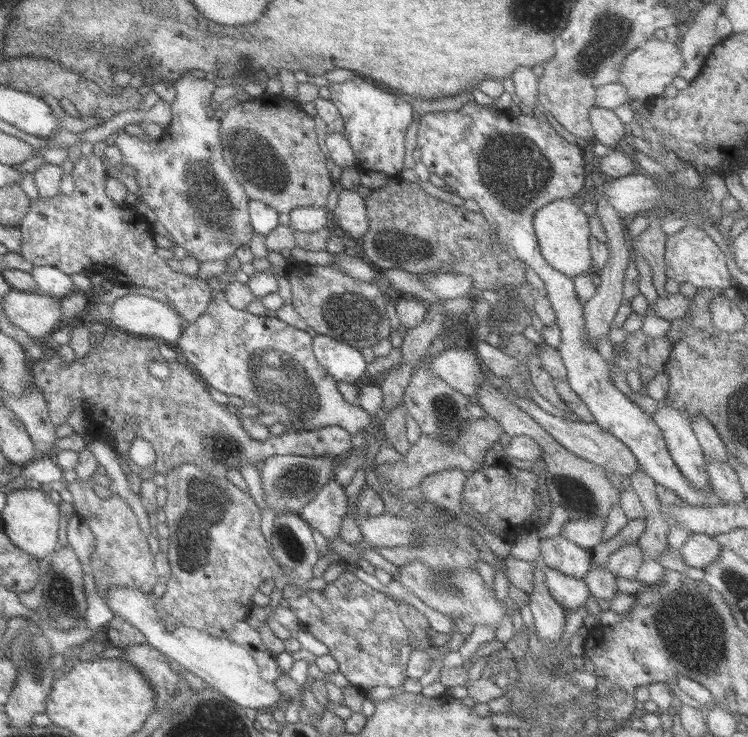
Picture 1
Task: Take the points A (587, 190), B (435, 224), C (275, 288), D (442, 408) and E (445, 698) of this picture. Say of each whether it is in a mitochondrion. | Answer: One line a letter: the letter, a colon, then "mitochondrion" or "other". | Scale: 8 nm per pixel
A: other
B: other
C: other
D: mitochondrion
E: other

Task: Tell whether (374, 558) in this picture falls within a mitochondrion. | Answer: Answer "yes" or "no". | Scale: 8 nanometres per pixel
no

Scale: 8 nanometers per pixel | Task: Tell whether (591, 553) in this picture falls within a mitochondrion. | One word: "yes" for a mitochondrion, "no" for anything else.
no

